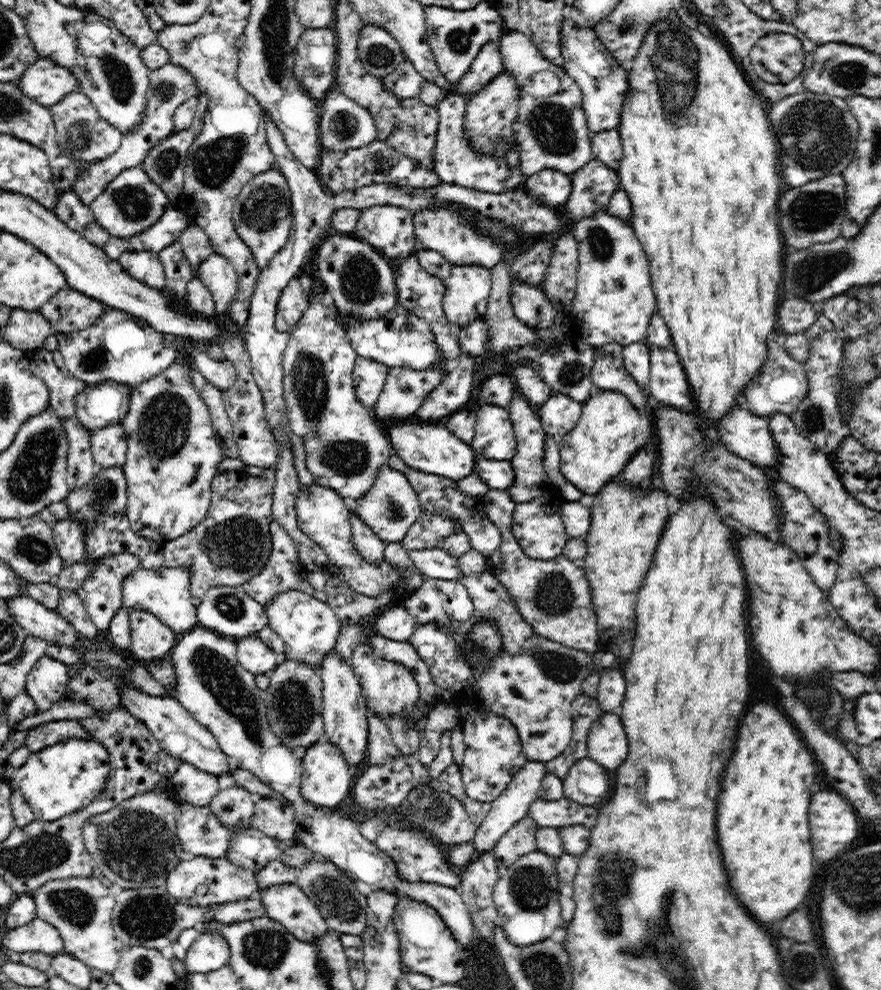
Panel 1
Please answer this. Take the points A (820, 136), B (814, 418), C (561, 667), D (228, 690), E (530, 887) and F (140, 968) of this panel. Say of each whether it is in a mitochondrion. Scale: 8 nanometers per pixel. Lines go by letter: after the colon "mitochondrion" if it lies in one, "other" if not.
A: mitochondrion
B: mitochondrion
C: mitochondrion
D: mitochondrion
E: mitochondrion
F: mitochondrion

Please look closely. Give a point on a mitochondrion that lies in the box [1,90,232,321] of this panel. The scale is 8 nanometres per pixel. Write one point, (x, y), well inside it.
(133, 202)

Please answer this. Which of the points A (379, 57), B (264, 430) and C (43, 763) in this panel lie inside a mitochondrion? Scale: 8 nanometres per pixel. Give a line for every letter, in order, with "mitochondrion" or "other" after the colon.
A: mitochondrion
B: other
C: other

